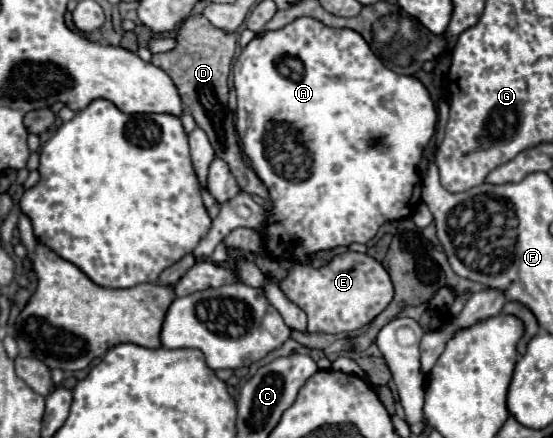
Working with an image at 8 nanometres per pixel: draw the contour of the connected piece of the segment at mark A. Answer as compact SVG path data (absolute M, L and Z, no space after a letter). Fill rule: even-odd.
M299 17L299 19L287 23L285 27L277 29L277 31L267 31L261 39L257 37L247 47L243 47L241 55L237 57L237 61L233 65L233 85L235 85L235 91L237 91L237 132L241 140L243 153L249 157L253 171L267 185L267 189L271 193L273 213L269 215L269 221L261 229L265 233L265 245L267 245L267 253L269 255L273 255L273 257L291 257L295 261L309 263L307 255L317 253L319 249L333 249L337 245L349 245L349 243L367 243L367 241L371 241L377 235L377 229L383 223L399 221L415 213L421 203L422 190L422 178L418 171L418 165L423 156L423 151L429 143L429 139L435 133L437 122L436 106L433 105L433 99L431 99L427 87L419 79L407 77L407 75L399 75L399 73L393 73L391 69L387 69L375 57L375 53L367 47L367 41L357 31L353 31L353 29L333 29L333 27L323 25L319 19ZM273 121L285 121L291 127L295 127L301 133L303 145L307 147L311 159L305 159L305 147L297 139L291 141L289 137L293 137L293 135L287 129L275 129L275 131L265 133L263 129L267 129ZM251 125L253 127L255 125L263 125L263 127L261 129L255 127L247 135L247 129Z

